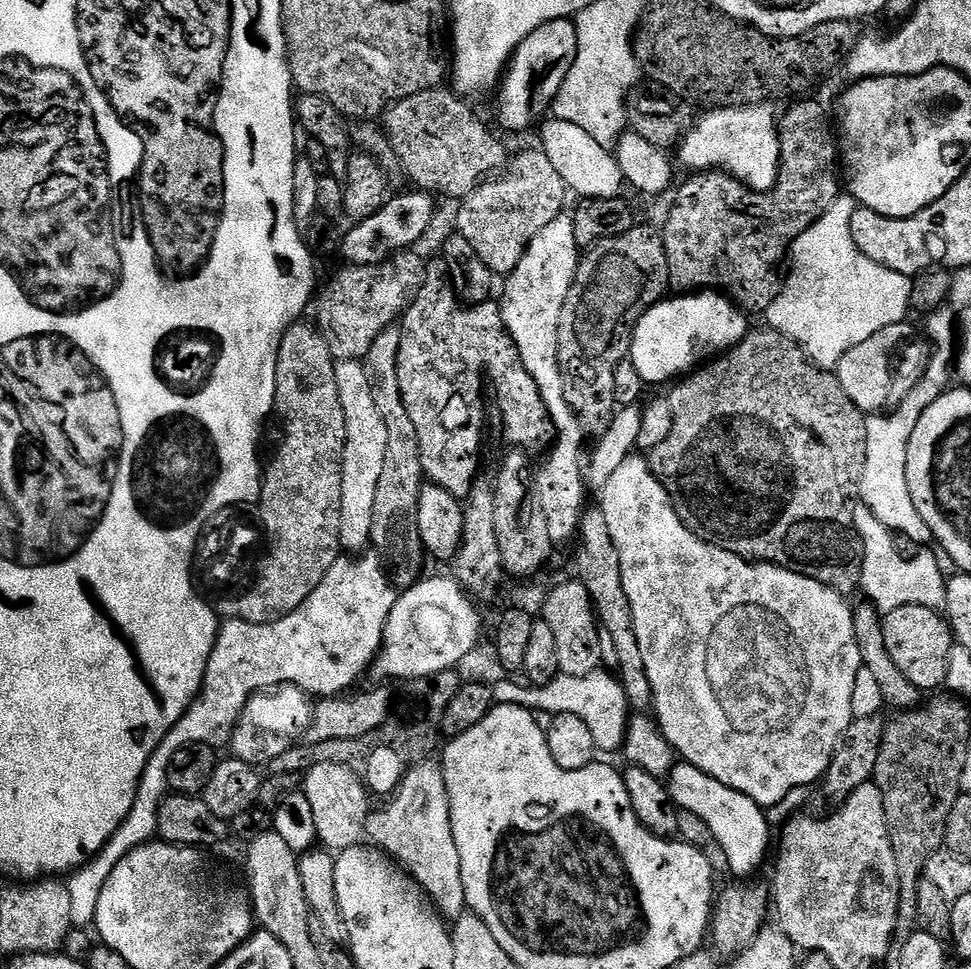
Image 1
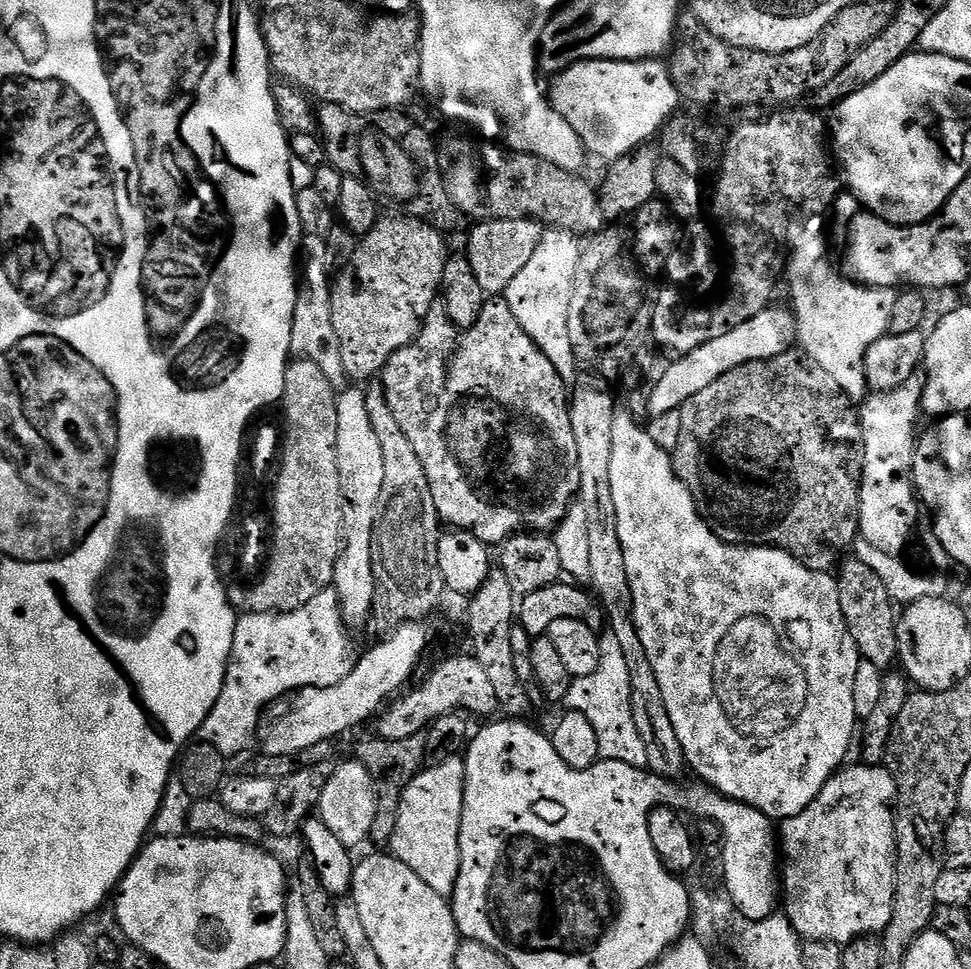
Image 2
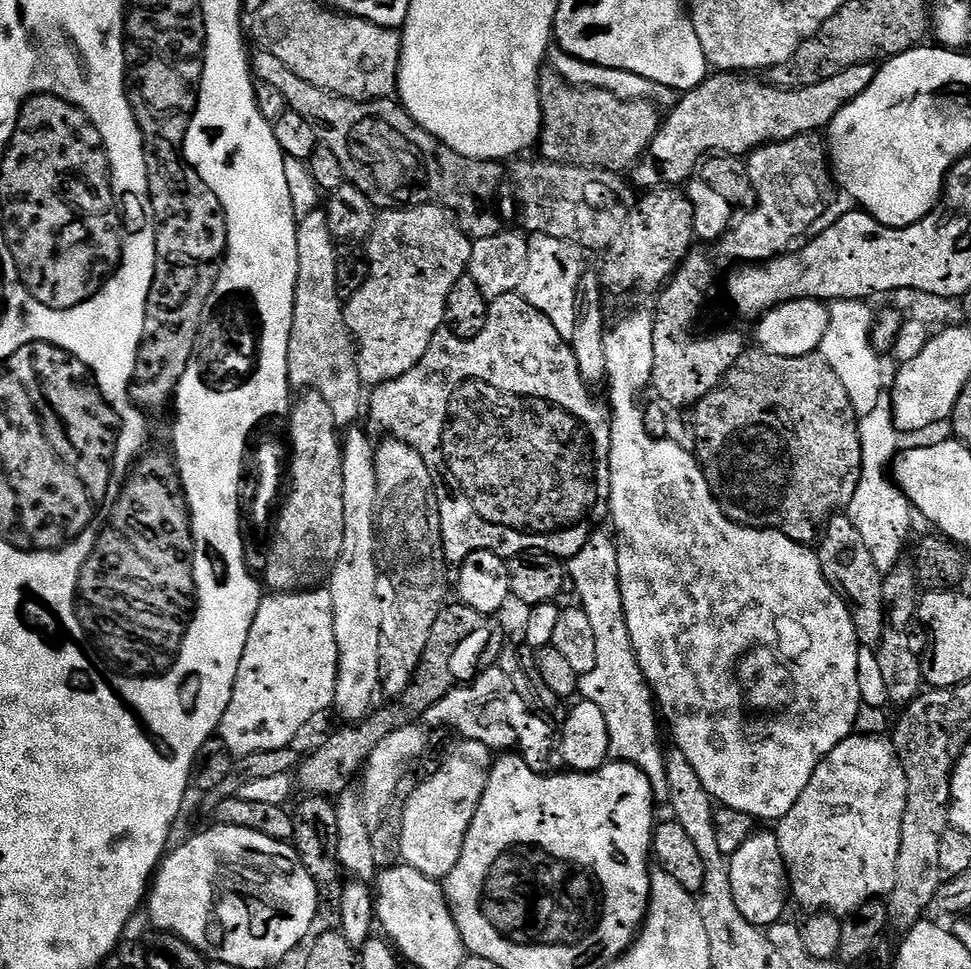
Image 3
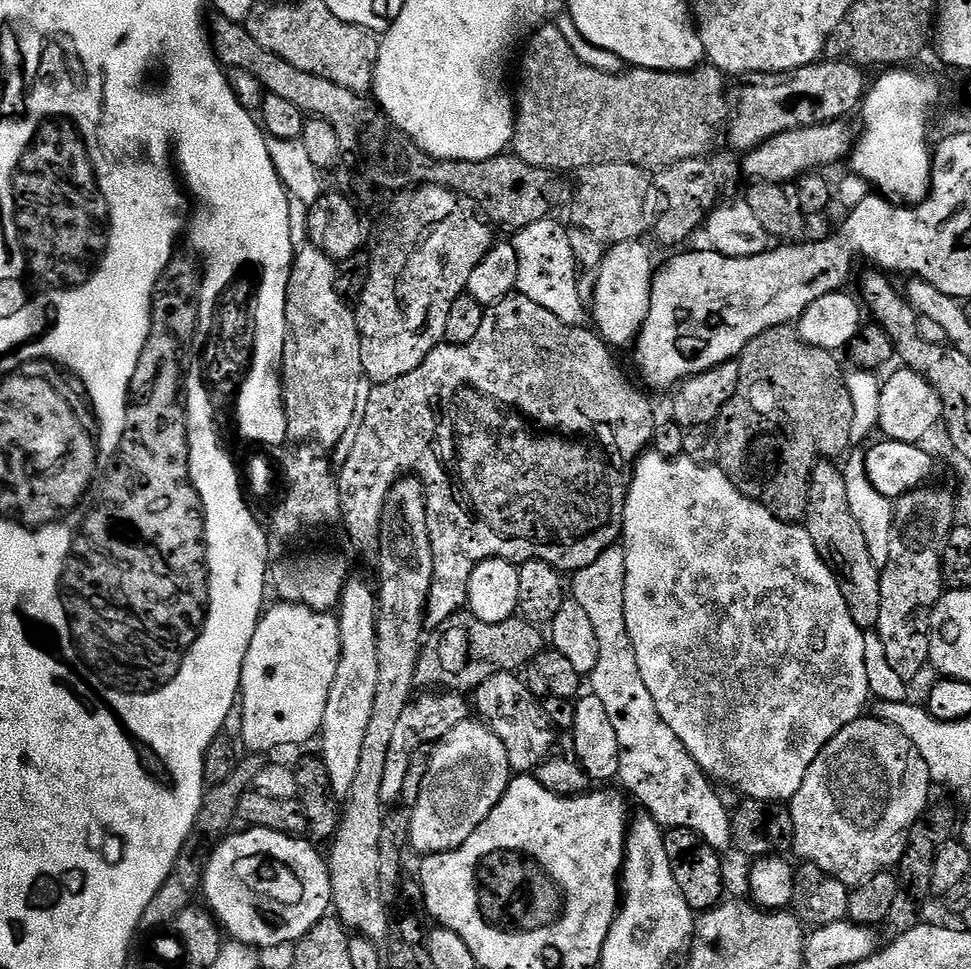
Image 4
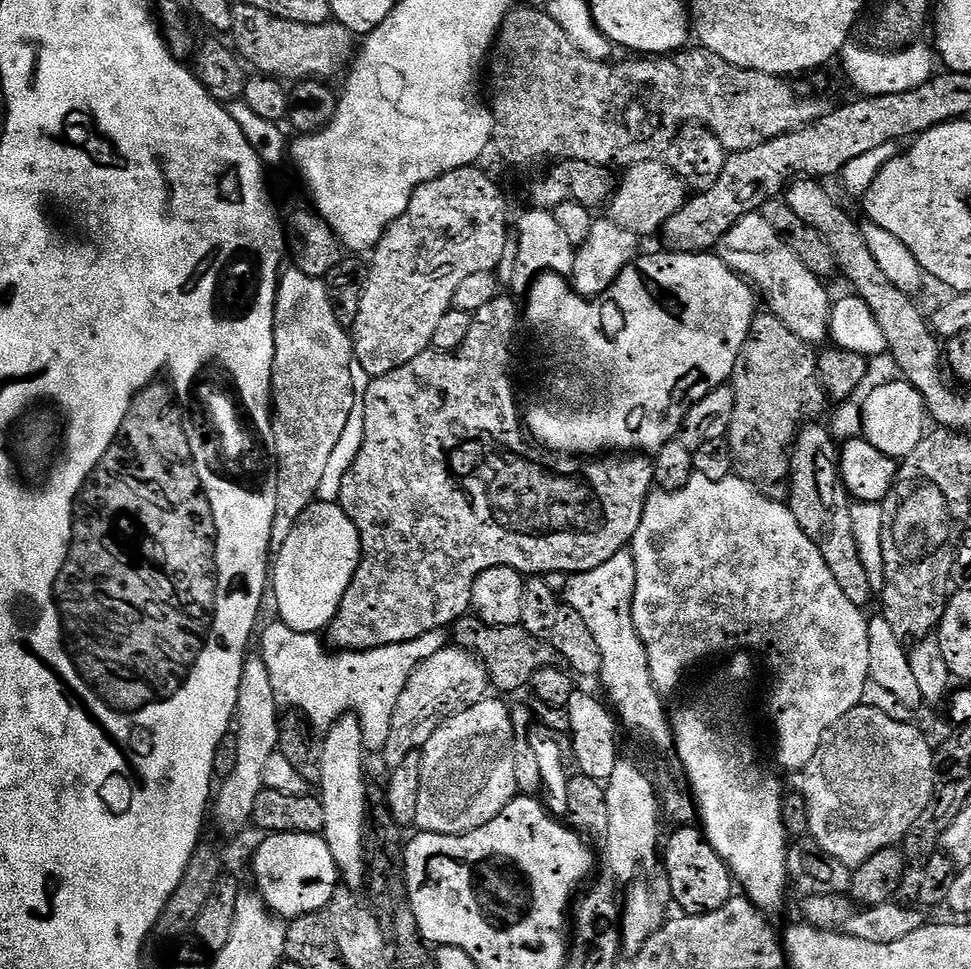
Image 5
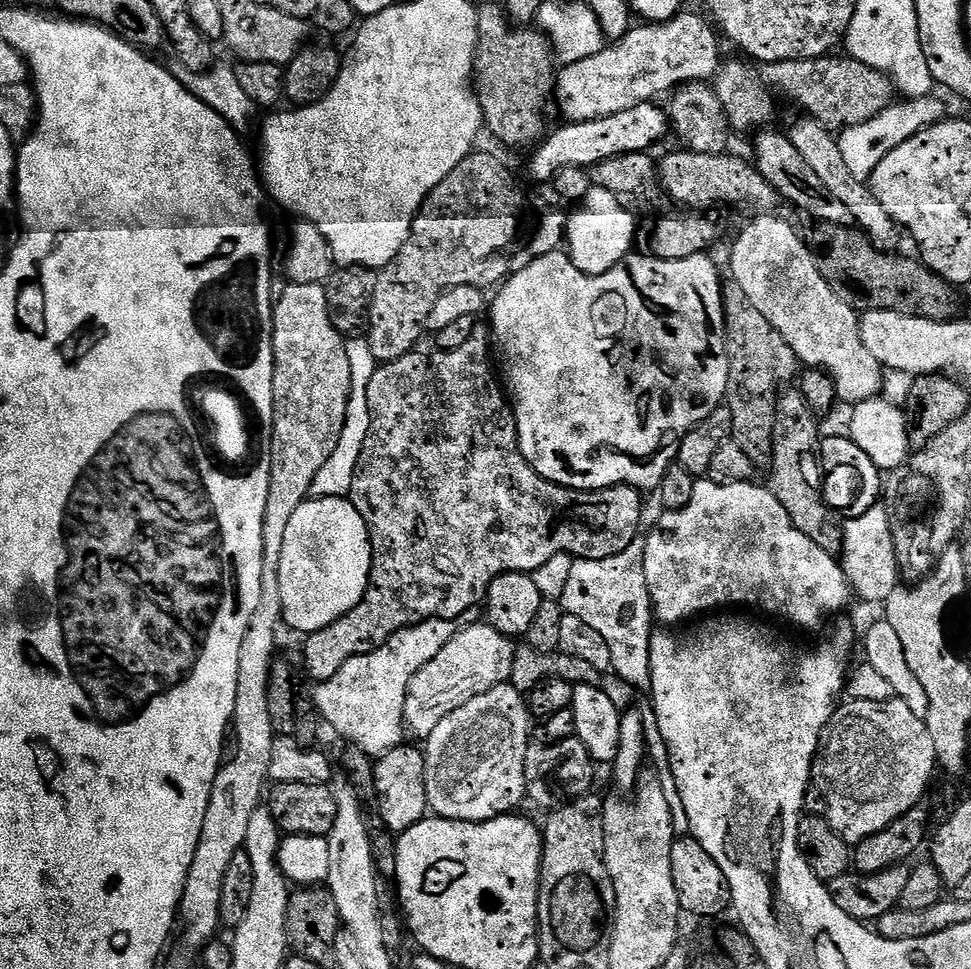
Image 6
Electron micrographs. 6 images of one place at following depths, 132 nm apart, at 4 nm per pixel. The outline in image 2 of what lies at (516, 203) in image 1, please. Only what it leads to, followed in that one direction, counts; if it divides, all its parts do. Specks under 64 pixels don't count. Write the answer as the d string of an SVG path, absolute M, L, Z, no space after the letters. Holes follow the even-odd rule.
M486 220L475 225L476 229L468 236L468 249L466 255L470 266L474 266L474 275L477 276L482 290L486 294L502 294L514 282L514 277L522 271L526 262L534 255L534 250L538 250L538 242L542 238L545 225L539 220Z

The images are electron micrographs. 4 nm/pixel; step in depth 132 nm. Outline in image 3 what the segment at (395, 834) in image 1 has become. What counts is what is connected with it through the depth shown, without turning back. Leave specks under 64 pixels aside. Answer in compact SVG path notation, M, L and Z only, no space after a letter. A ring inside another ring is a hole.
M461 739L459 743L451 749L453 752L449 751L445 755L444 765L438 774L421 779L407 793L404 816L399 817L401 861L423 876L443 878L450 874L450 870L454 870L454 866L458 866L466 834L474 822L482 794L486 794L494 763L492 749L477 740Z

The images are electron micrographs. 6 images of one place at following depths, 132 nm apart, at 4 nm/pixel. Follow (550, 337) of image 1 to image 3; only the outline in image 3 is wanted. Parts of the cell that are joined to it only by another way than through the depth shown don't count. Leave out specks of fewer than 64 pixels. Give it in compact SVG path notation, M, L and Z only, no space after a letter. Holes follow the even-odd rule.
M541 232L528 236L526 278L522 278L519 293L526 298L526 302L530 302L530 306L542 310L542 314L554 322L554 330L558 330L558 334L565 338L571 337L574 330L576 295L580 279L586 271L584 256L582 249L568 240L550 238Z

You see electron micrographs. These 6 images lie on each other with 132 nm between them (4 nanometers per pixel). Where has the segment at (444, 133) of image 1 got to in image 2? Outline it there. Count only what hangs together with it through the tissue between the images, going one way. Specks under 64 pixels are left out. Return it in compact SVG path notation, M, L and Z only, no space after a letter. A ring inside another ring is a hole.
M492 142L481 143L476 156L484 163L484 177L477 182L472 177L472 148L464 144L456 152L452 165L446 168L448 193L456 208L465 217L473 216L473 221L486 220L539 220L545 226L564 228L567 232L577 234L595 234L605 227L606 221L600 209L600 193L597 185L583 180L583 175L554 166L554 162L546 162L540 156L531 156L525 152L514 152L504 146Z

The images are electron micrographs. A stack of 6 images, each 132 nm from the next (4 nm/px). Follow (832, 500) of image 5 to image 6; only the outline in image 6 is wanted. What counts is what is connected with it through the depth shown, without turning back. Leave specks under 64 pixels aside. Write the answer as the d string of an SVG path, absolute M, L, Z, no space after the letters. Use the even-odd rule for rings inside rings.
M792 386L792 387L789 387L787 390L781 391L780 397L778 398L778 402L776 403L776 421L774 422L774 446L772 447L772 459L770 461L770 469L772 468L772 473L769 474L768 480L766 480L766 484L767 484L767 487L771 488L772 493L774 494L774 498L778 498L778 502L782 502L782 510L786 510L786 514L790 514L790 522L794 522L794 526L798 526L798 530L802 530L802 534L806 534L806 538L810 538L810 542L815 542L819 546L819 548L821 548L822 550L826 550L826 554L839 557L841 553L843 553L843 550L844 550L844 526L843 526L841 517L824 500L824 467L822 467L822 465L820 464L820 442L822 439L822 431L820 432L820 424L821 424L821 421L814 414L814 410L810 410L810 406L806 402L806 398L802 398L802 394L800 393L799 387Z

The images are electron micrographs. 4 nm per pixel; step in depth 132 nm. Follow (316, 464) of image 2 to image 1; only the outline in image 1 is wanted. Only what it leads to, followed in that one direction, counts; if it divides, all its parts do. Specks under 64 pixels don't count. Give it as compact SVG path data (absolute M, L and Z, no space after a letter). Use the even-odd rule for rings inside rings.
M297 322L286 330L278 350L276 367L276 407L284 419L284 436L278 444L278 451L273 455L271 471L267 474L267 487L264 497L264 520L268 520L268 532L272 532L272 556L260 572L260 584L248 600L240 604L228 604L228 620L236 612L236 620L251 624L272 624L286 618L326 578L330 566L341 559L340 546L340 503L342 502L342 466L344 465L344 439L346 438L346 414L342 410L342 398L338 398L336 381L337 361L333 360L326 338L319 327L311 323Z

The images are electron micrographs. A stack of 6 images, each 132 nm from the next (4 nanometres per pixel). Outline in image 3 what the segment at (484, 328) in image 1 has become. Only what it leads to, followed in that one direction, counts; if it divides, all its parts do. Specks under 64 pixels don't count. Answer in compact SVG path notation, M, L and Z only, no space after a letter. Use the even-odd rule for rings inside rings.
M511 292L510 294L502 294L502 298L491 301L488 306L488 317L486 318L486 330L482 330L482 334L478 334L472 340L463 340L458 338L446 326L434 334L434 338L430 342L430 346L426 350L426 354L422 354L422 358L418 362L418 366L414 366L414 370L406 370L406 374L402 374L402 378L394 378L385 384L375 385L371 389L370 399L366 404L366 416L372 419L372 424L378 431L384 432L389 437L404 440L414 450L418 450L418 454L422 454L425 460L434 465L434 475L436 478L436 493L440 495L440 521L442 522L442 542L444 543L444 559L449 565L459 566L464 563L466 557L471 552L496 552L499 556L511 558L522 554L523 552L548 552L552 556L561 558L569 558L578 554L586 542L591 538L592 533L601 527L600 524L609 519L610 513L608 503L610 502L610 446L612 445L612 422L610 419L610 408L607 403L598 401L592 397L593 389L587 380L584 380L578 366L578 358L574 356L574 350L571 343L562 335L558 334L558 330L554 330L554 322L550 322L550 318L546 318L546 314L542 314L542 310L538 310L534 306L530 306L530 302L526 302L526 298L521 296L519 292Z

